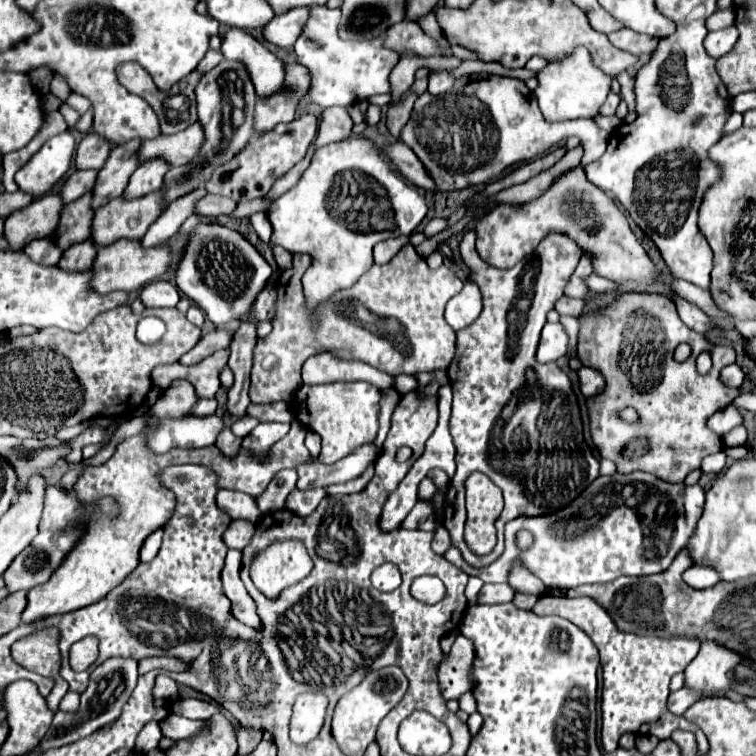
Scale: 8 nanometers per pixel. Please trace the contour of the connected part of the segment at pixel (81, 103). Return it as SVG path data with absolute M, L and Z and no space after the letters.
M71 93L69 97L67 97L67 101L65 101L67 105L71 105L75 111L79 111L81 115L91 107L91 103L83 97L83 95L75 95L75 93Z

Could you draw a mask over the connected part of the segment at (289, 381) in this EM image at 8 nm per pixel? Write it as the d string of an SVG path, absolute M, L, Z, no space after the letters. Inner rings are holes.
M407 243L389 263L377 265L361 275L361 279L351 287L335 293L331 301L323 307L321 313L321 329L315 333L303 313L303 291L301 291L301 277L311 265L309 255L293 255L293 267L285 269L279 277L279 299L277 299L277 317L273 319L273 331L265 339L259 339L255 347L255 359L251 369L251 389L249 399L251 403L273 403L273 401L291 401L295 391L301 387L301 367L303 363L323 351L329 351L341 359L361 359L385 373L391 375L417 375L423 371L433 369L447 369L455 355L455 331L449 327L449 323L443 317L445 303L461 291L463 281L457 277L457 273L441 265L437 269L431 269L423 257L417 255L415 247Z

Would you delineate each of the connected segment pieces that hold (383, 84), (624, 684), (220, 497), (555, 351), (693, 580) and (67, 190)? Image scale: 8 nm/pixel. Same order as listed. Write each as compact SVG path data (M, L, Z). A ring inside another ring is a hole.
M313 7L309 21L295 41L297 63L305 65L311 71L311 89L309 99L319 107L333 105L353 105L365 101L379 93L391 93L389 75L399 63L399 55L393 49L385 47L385 39L363 39L349 41L339 37L341 9Z
M543 595L533 607L537 615L557 615L563 617L577 627L581 627L595 647L601 653L601 667L603 667L603 693L601 693L601 711L603 711L603 727L601 727L601 741L603 745L617 745L623 733L643 733L655 735L659 739L669 739L675 729L693 731L697 735L699 751L705 755L709 751L709 743L705 733L685 717L677 717L667 709L667 695L669 695L669 681L675 673L683 671L697 655L701 641L697 637L643 637L633 633L623 633L613 623L609 613L589 597L553 597Z
M221 489L217 493L217 507L221 511L229 513L231 519L245 519L245 521L257 523L257 519L261 517L261 511L259 511L255 499L245 493L237 493L237 491Z
M545 323L543 333L541 333L541 341L537 347L537 359L541 363L549 363L549 361L557 361L559 357L563 357L569 349L569 335L565 333L561 323Z
M693 565L683 573L683 581L695 589L707 589L713 587L715 583L721 581L719 571L713 567L705 567L705 565Z
M83 169L83 171L71 173L71 177L61 187L63 201L71 203L71 201L79 199L81 195L85 195L87 191L91 191L95 179L97 179L97 169Z

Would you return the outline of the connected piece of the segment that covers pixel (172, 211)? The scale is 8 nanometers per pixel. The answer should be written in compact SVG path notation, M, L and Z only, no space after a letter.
M201 187L201 189L195 189L183 197L177 199L177 203L173 201L169 205L169 209L149 227L149 231L143 235L141 243L145 247L151 247L151 245L157 245L161 241L167 241L169 237L177 235L179 227L183 225L183 221L193 213L193 205L205 195L207 191Z

